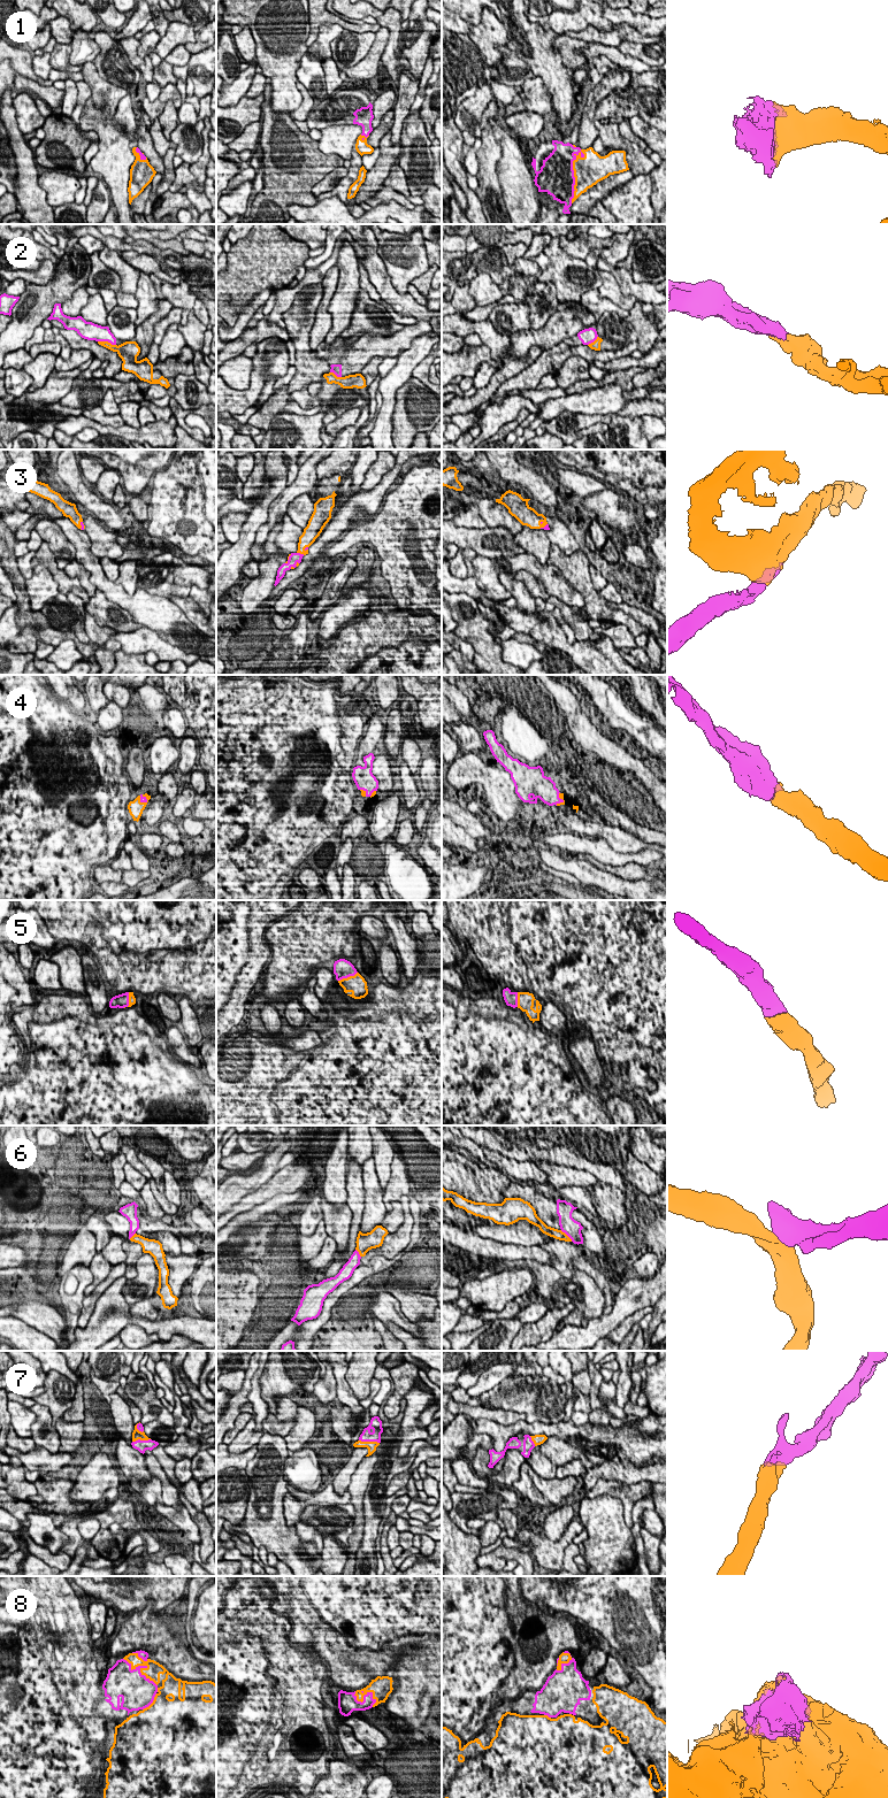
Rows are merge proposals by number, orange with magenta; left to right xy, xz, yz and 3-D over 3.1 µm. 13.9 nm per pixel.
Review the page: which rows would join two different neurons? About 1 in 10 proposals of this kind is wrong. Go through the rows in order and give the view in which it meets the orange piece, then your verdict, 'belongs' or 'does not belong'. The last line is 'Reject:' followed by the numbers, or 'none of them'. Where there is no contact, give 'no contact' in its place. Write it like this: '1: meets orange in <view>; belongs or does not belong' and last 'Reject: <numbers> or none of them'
1: meets orange in yz; belongs
2: meets orange in xy; does not belong
3: meets orange in xz; belongs
4: meets orange in xy; belongs
5: meets orange in xz; belongs
6: meets orange in yz; does not belong
7: meets orange in xz; belongs
8: meets orange in xy; belongs
Reject: 2, 6

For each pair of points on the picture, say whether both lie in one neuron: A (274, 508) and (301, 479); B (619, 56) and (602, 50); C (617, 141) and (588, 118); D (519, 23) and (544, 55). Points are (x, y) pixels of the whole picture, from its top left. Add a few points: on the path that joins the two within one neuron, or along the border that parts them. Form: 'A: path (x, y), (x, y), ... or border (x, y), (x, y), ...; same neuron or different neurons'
A: path (281, 502), (297, 486); same neuron
B: path (614, 54), (606, 51); same neuron
C: border (595, 121), (598, 135); different neurons
D: path (521, 31), (536, 47); same neuron

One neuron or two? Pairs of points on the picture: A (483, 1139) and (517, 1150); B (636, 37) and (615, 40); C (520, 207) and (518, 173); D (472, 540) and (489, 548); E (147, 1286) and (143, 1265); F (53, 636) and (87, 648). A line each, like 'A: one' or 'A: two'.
A: one
B: one
C: one
D: one
E: one
F: one

